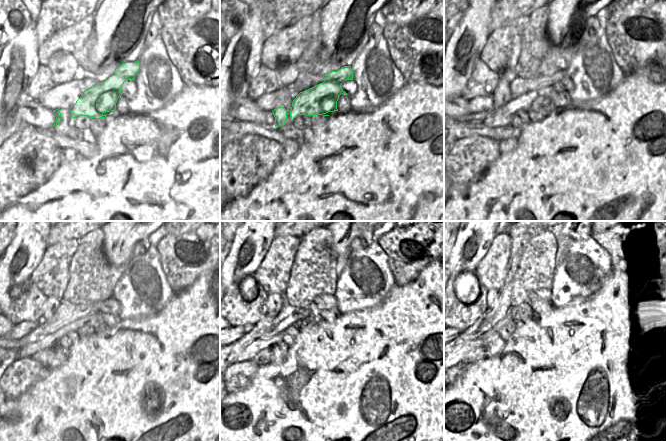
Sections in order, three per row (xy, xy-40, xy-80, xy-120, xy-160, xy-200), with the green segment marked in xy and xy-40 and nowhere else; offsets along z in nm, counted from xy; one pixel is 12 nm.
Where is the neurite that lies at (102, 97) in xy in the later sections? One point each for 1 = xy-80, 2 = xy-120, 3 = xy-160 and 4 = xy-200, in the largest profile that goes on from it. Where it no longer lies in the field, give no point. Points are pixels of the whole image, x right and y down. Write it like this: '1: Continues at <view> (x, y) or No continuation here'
1: Continues at xy-80 (547, 96)
2: Continues at xy-120 (94, 323)
3: Continues at xy-160 (240, 352)
4: Continues at xy-200 (471, 352).

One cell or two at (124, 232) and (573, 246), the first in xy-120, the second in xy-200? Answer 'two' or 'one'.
two

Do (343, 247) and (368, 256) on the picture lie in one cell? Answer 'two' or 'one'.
two

